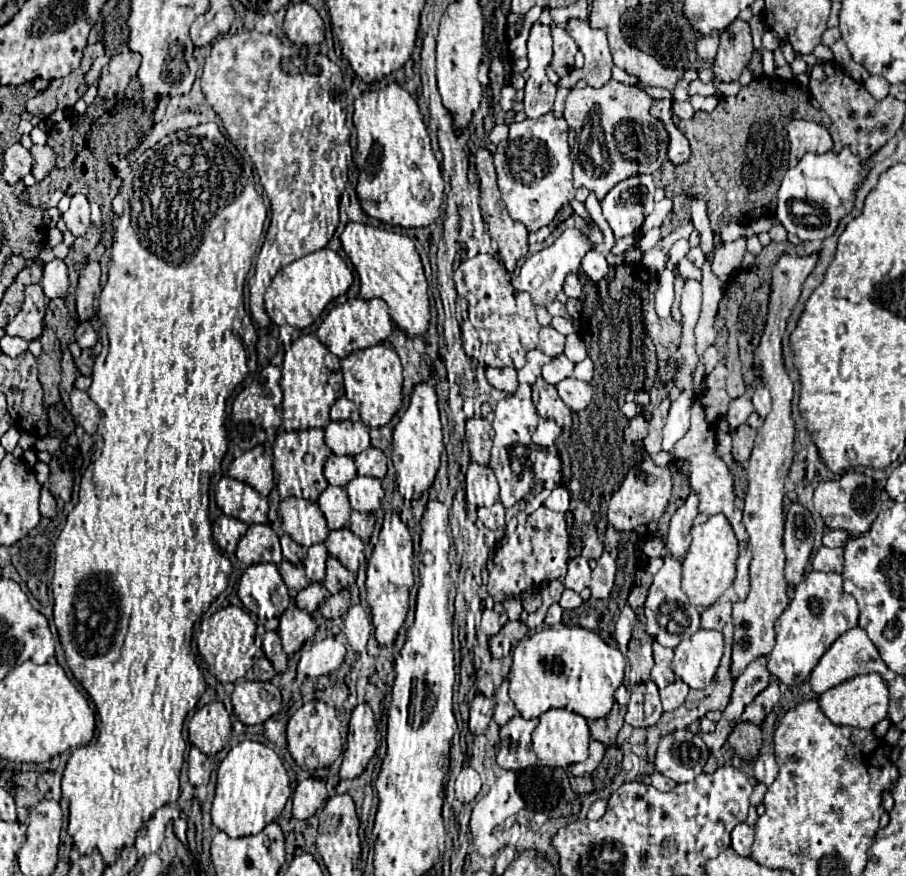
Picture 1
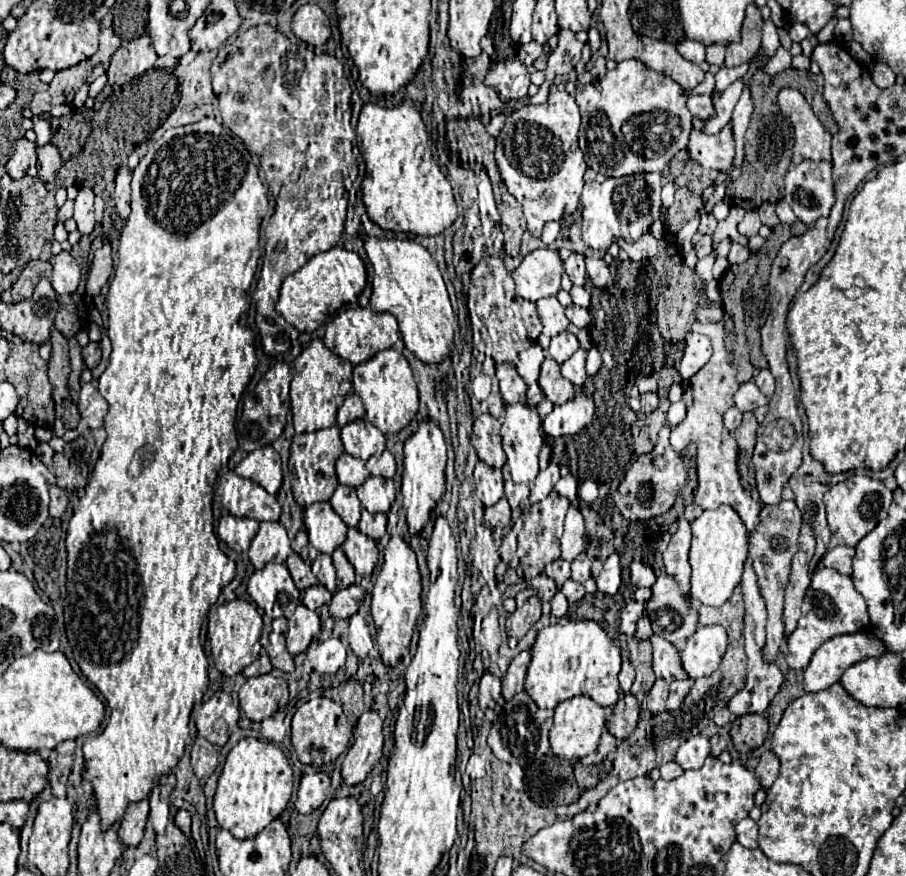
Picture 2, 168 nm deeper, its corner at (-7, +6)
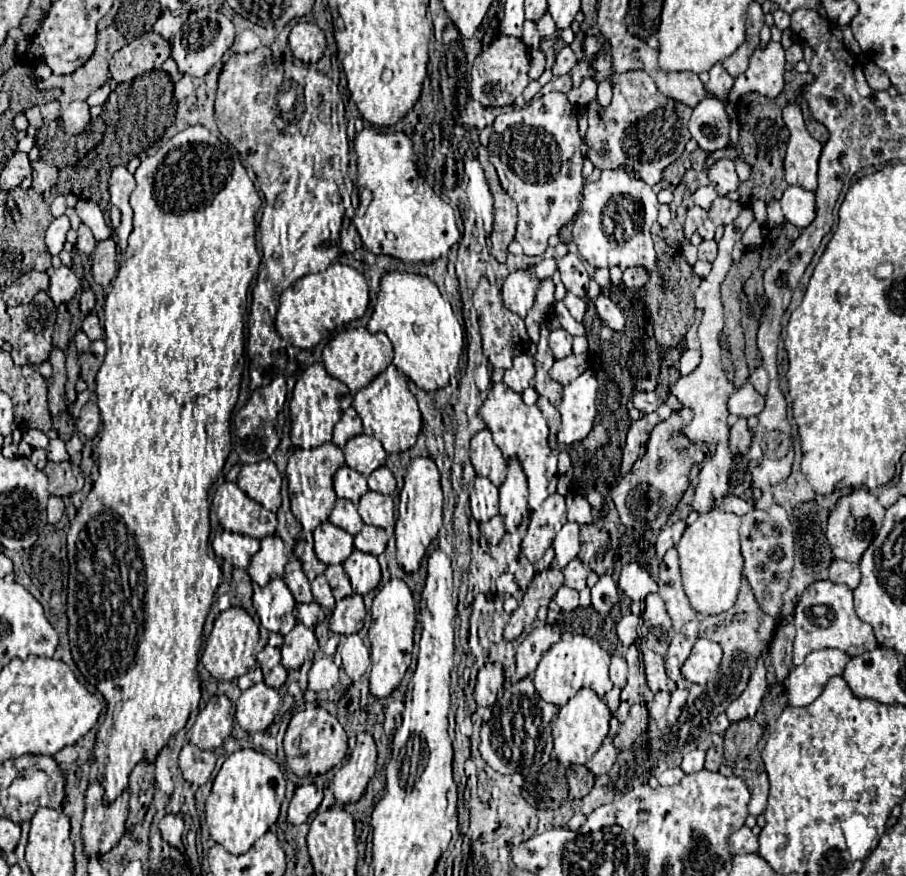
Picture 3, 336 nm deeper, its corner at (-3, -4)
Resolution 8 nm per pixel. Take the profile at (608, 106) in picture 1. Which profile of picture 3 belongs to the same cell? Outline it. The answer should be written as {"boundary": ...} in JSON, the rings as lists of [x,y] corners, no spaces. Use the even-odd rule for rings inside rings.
{"boundary":[[[633,70],[617,74],[617,78],[613,78],[611,106],[603,108],[597,104],[597,100],[587,106],[587,158],[591,158],[591,162],[601,170],[627,164],[633,168],[635,178],[641,178],[649,186],[655,186],[661,180],[663,170],[683,154],[685,144],[691,140],[691,134],[687,130],[691,112],[693,110],[689,106],[677,102],[675,116],[675,104],[657,90],[655,82],[647,72]]]}

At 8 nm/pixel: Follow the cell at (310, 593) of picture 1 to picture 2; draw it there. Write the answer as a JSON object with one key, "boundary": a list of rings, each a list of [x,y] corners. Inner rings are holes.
{"boundary":[[[321,584],[301,590],[301,602],[303,602],[309,610],[317,610],[319,606],[327,604],[329,600],[331,600],[331,594],[329,594],[329,590],[327,590],[325,586],[321,586]]]}

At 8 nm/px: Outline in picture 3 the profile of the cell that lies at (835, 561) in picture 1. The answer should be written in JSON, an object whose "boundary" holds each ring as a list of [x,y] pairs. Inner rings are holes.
{"boundary":[[[833,560],[833,564],[829,566],[829,580],[839,582],[839,584],[847,584],[849,588],[857,588],[861,582],[859,566],[845,562],[845,560]]]}

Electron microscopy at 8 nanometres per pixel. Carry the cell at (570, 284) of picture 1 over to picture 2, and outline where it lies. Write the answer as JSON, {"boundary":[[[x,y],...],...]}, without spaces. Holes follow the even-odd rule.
{"boundary":[[[571,254],[571,256],[565,260],[565,272],[569,274],[569,278],[571,278],[571,282],[573,282],[575,286],[583,286],[583,284],[585,284],[585,278],[587,278],[583,256],[581,256],[581,254]]]}

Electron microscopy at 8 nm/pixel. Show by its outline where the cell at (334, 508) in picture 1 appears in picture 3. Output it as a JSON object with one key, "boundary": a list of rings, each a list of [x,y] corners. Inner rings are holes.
{"boundary":[[[337,500],[335,508],[333,508],[331,516],[329,516],[329,522],[343,528],[351,536],[359,534],[359,530],[363,528],[363,520],[361,520],[357,508],[353,506],[353,502],[349,502],[349,500]]]}

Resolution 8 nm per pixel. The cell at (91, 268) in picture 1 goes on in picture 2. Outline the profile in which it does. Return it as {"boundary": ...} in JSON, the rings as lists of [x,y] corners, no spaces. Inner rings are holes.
{"boundary":[[[105,244],[103,248],[99,248],[93,256],[91,268],[89,268],[89,276],[87,276],[87,298],[95,298],[101,288],[107,284],[109,276],[113,272],[113,260],[111,260],[111,246]]]}

